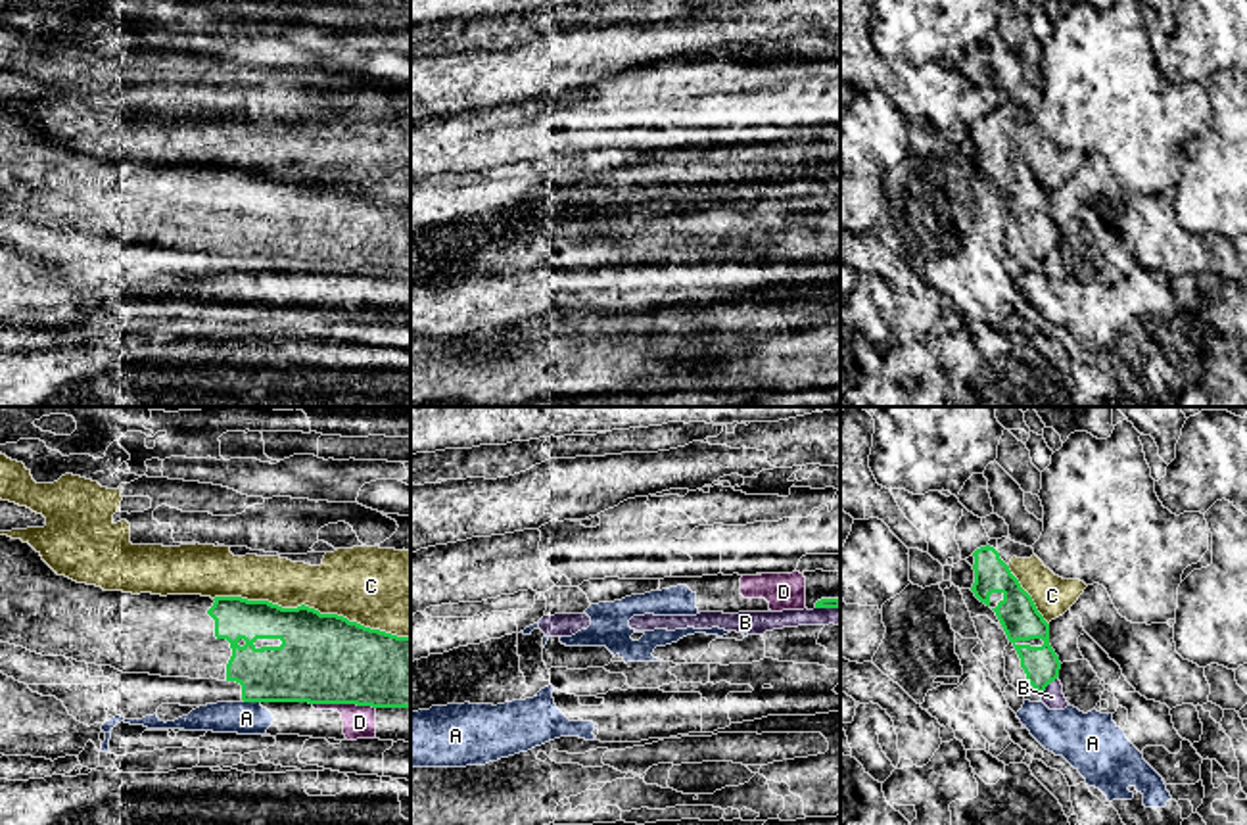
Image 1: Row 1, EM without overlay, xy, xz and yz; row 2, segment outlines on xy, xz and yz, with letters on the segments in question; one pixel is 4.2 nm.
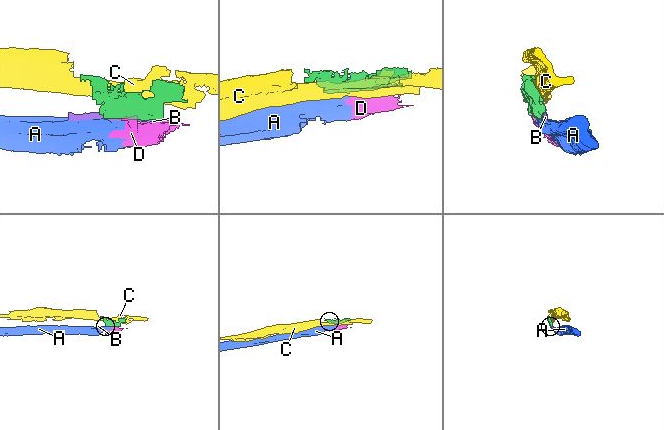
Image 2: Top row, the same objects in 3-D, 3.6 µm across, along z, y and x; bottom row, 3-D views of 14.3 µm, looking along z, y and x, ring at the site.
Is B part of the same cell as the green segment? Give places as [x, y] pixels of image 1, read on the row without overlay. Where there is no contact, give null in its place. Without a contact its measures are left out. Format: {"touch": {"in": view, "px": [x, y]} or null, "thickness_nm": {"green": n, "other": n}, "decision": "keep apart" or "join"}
{"touch": {"in": "yz", "px": [1048, 254]}, "thickness_nm": {"green": 150, "other": 90}, "decision": "keep apart"}

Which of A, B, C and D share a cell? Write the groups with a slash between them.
A D / B / C

